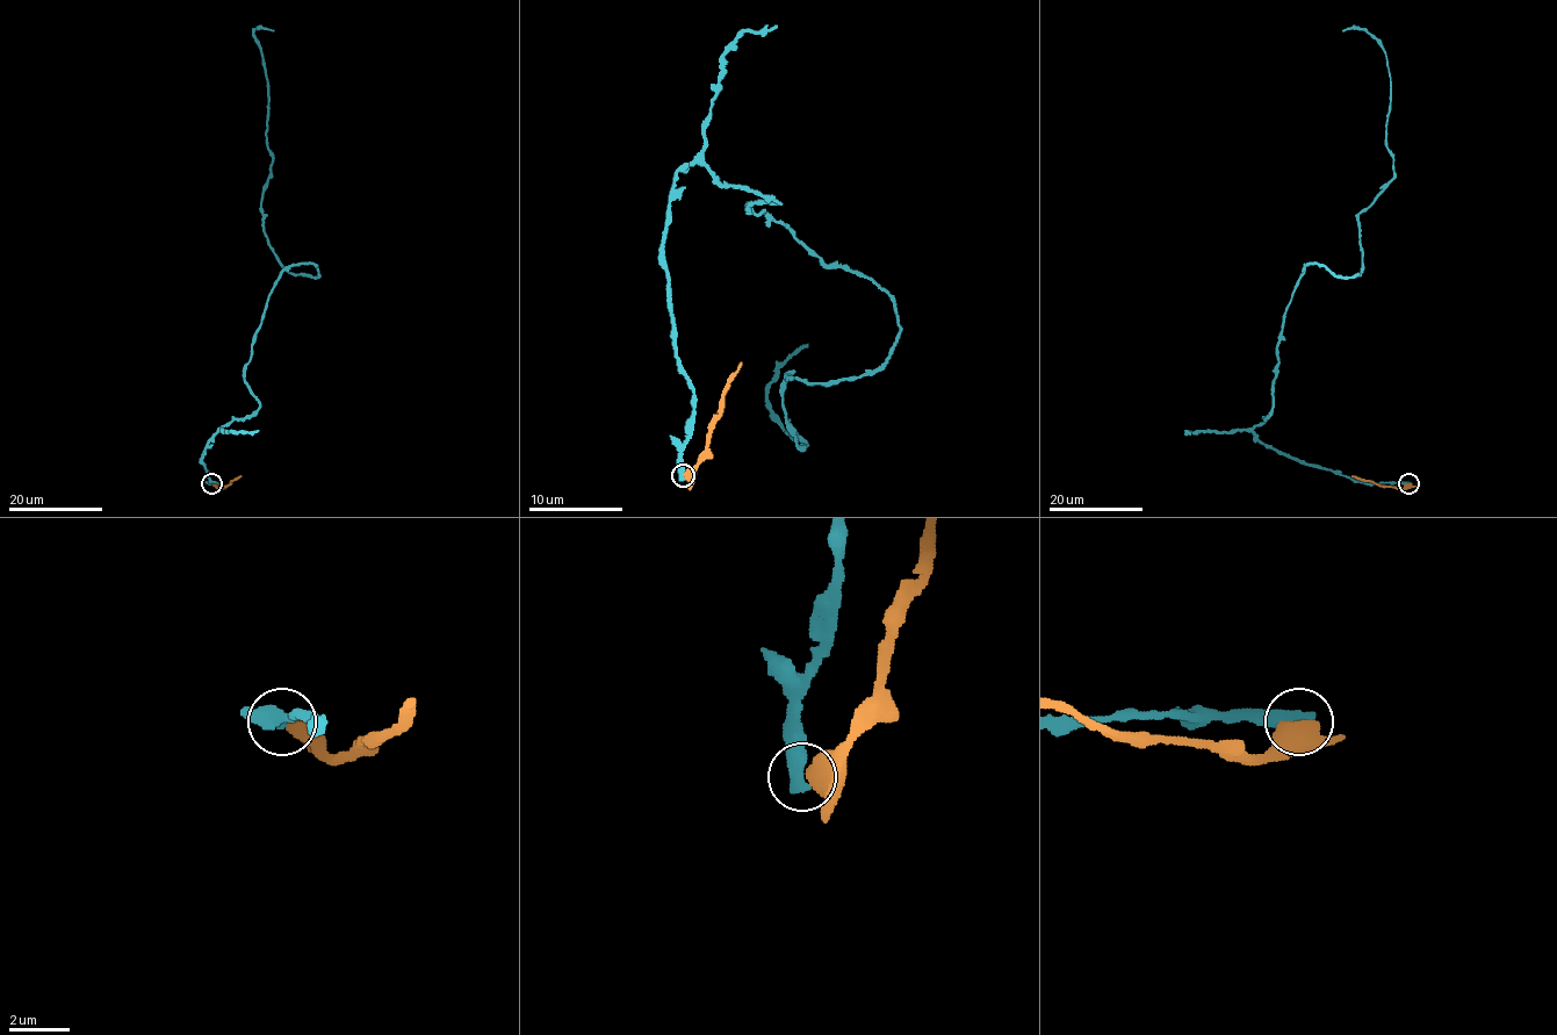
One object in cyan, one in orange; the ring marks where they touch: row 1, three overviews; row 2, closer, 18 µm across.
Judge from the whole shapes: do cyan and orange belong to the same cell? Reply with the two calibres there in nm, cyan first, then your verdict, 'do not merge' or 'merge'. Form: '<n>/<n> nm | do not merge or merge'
500/600 nm | do not merge

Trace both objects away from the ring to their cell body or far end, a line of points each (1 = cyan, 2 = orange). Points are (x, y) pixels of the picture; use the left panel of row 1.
1: (211, 483), (210, 438), (259, 407), (244, 366), (278, 277), (318, 275), (264, 231), (253, 31), (273, 31)
2: (213, 483), (221, 488), (240, 475)

